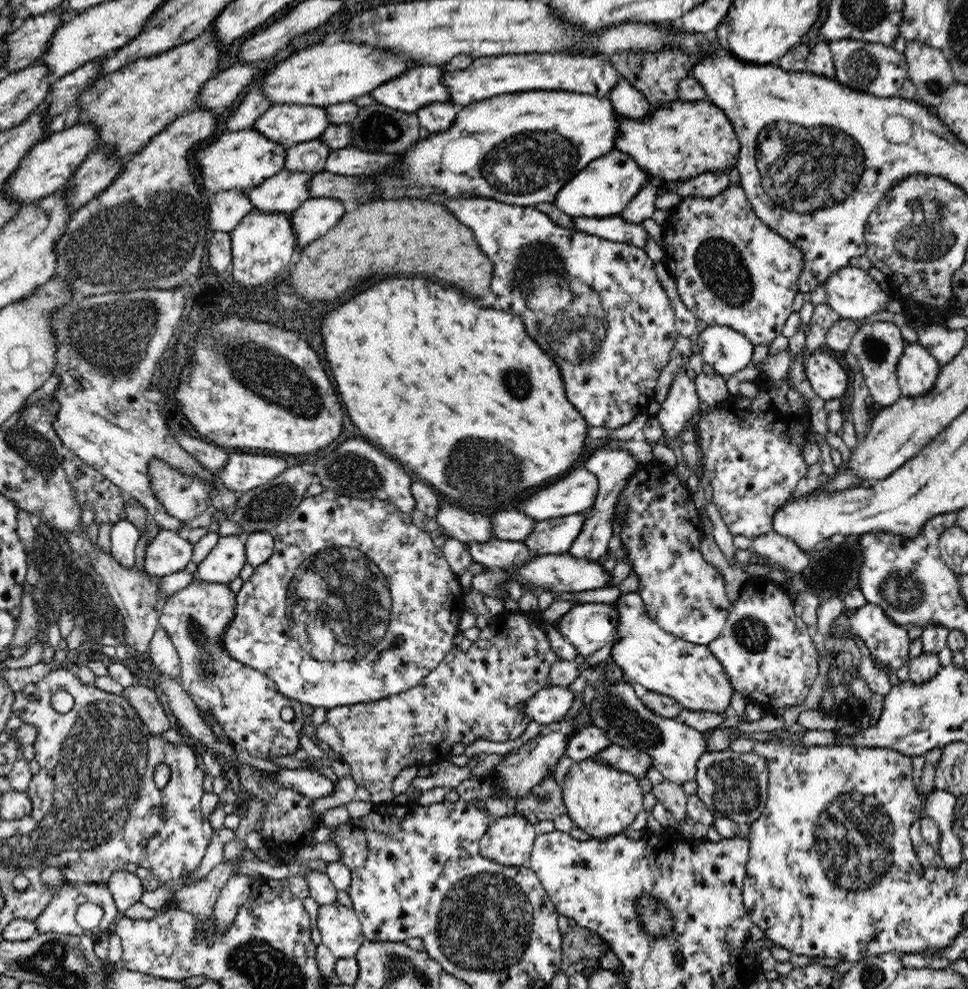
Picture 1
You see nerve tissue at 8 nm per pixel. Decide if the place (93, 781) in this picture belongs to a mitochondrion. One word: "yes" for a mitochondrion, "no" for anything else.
yes

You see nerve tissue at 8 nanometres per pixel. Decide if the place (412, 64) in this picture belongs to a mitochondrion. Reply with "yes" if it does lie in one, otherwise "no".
no

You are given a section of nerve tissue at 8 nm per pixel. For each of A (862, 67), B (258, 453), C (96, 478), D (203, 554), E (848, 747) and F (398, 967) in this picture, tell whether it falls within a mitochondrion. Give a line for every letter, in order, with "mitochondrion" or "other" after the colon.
A: mitochondrion
B: other
C: other
D: other
E: other
F: mitochondrion

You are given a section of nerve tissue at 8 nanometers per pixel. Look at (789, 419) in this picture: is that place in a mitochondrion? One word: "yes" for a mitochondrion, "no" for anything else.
no

